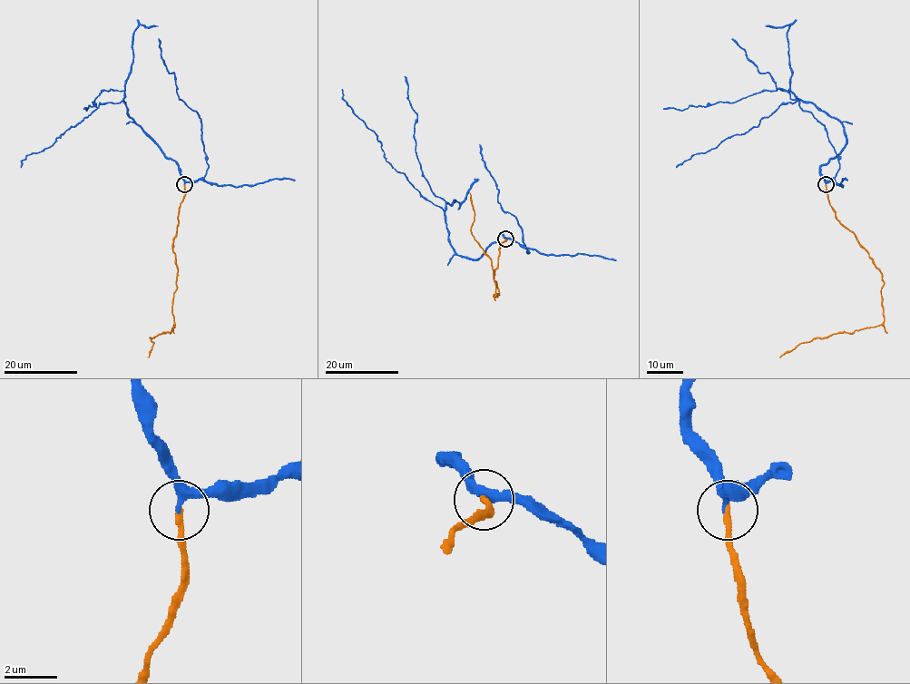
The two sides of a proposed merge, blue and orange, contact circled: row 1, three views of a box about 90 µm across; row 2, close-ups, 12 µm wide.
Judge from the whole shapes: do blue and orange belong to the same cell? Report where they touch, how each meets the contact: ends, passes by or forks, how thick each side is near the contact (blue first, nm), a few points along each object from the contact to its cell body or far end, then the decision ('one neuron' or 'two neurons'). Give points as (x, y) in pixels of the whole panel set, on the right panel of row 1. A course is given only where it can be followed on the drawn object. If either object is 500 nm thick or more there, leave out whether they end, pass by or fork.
(826, 184) | blue passes by | orange ends | 280/240 nm | blue via (826, 183), (820, 167), (846, 143), (844, 128), (801, 100), (782, 103), (747, 132), (732, 135), (676, 167) | orange via (826, 184), (835, 218), (853, 233), (882, 274), (884, 322), (851, 333), (814, 337), (799, 343), (779, 356) | one neuron

